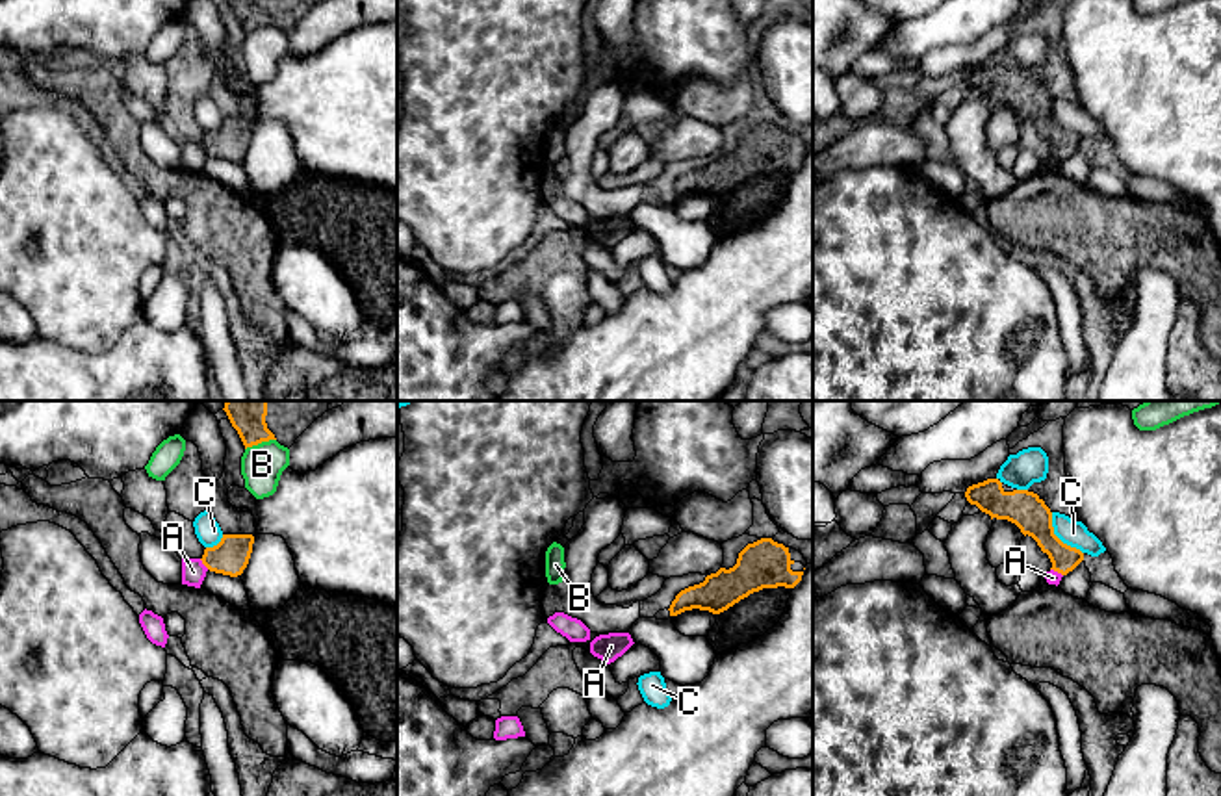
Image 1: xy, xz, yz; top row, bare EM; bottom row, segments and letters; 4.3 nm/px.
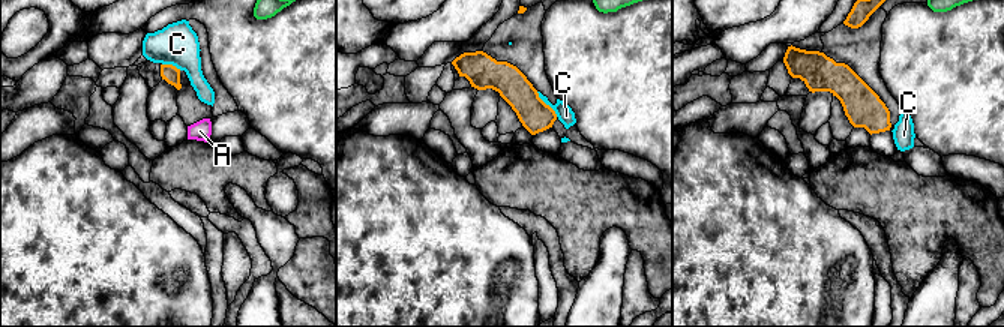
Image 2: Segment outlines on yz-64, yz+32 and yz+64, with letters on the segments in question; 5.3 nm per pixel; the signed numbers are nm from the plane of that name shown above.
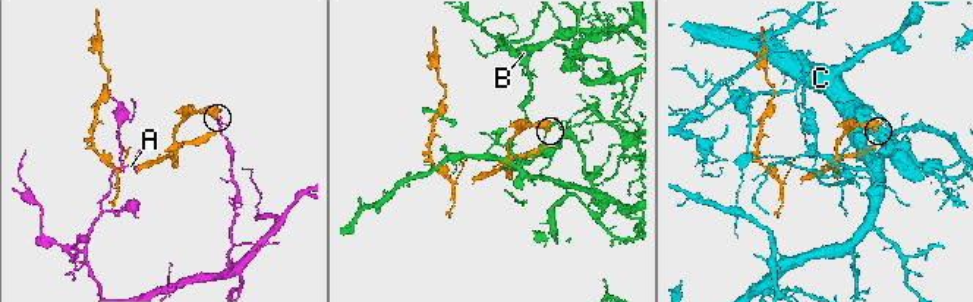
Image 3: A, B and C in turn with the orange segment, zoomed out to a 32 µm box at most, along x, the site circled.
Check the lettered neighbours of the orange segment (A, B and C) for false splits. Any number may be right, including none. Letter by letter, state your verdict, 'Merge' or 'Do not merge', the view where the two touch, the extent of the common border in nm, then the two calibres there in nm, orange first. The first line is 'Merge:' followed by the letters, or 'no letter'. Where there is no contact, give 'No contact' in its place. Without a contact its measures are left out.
Merge: no letter
A: Do not merge. Touches orange in xy. Shared border 60 nm. Thickness 160 nm (orange) against 110 nm
B: Do not merge. Touches orange in xy. Shared border 140 nm. Thickness 130 nm (orange) against 180 nm
C: Do not merge. Touches orange in yz. Shared border 240 nm. Thickness 160 nm (orange) against 110 nm

